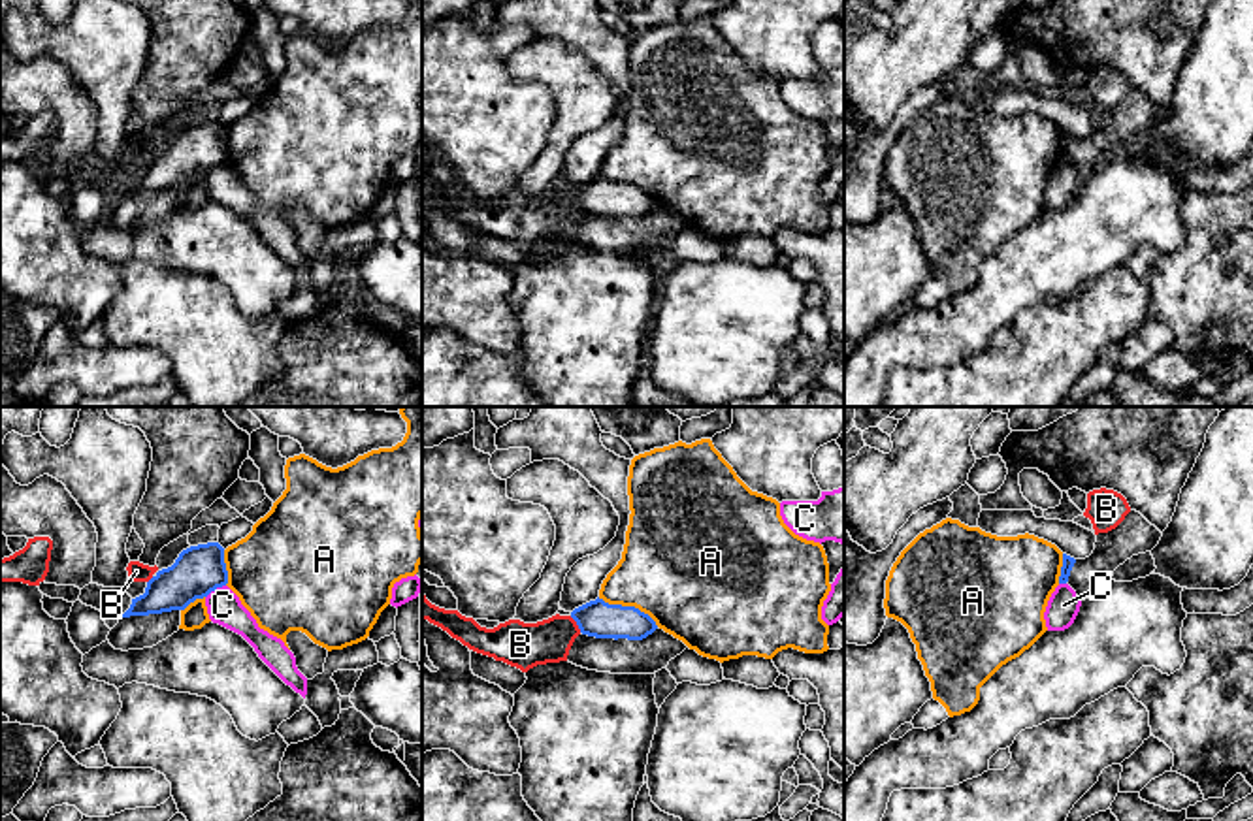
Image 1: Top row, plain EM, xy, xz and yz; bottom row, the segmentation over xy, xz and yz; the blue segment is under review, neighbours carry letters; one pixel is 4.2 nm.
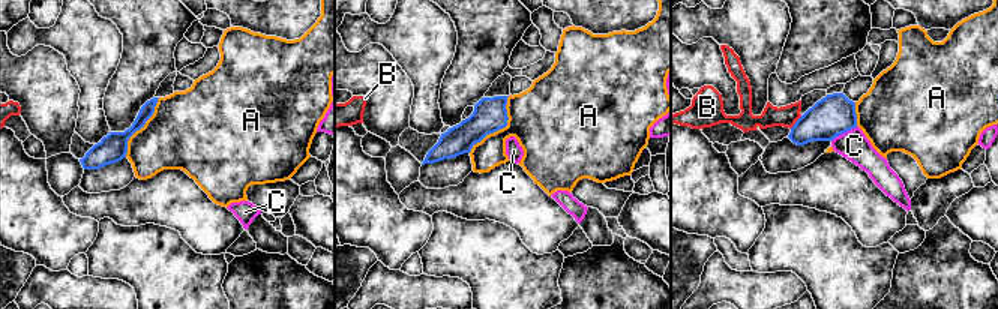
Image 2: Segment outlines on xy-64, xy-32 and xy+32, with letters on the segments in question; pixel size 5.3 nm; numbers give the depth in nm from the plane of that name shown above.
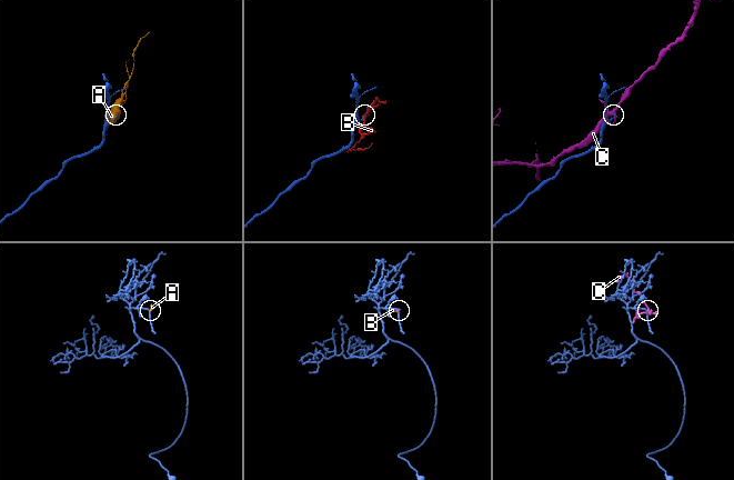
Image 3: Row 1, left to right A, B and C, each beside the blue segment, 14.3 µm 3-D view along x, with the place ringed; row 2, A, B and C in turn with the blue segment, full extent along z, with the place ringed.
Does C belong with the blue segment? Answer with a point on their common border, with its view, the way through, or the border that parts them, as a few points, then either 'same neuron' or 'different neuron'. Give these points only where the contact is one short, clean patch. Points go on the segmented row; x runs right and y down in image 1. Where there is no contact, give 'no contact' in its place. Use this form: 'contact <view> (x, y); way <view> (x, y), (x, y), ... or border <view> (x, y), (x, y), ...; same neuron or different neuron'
contact xy (215, 588); border xy (225, 584), (206, 597); different neuron

